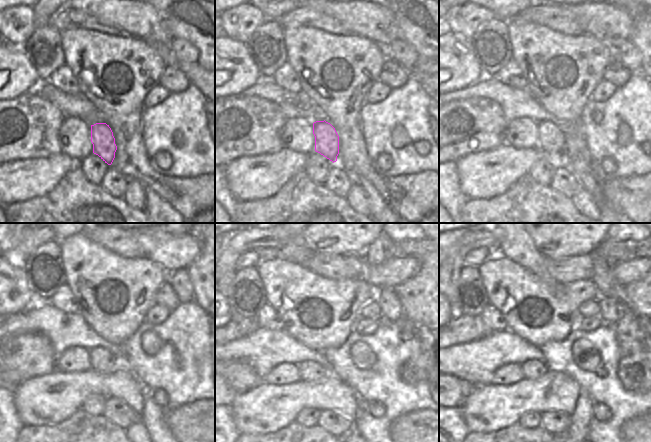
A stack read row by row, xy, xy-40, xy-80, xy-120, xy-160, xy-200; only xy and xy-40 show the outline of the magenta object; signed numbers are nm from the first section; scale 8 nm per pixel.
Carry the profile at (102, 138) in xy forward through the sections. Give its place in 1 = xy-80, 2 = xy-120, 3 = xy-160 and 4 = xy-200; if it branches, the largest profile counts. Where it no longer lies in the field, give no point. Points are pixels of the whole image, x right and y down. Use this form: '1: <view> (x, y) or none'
1: xy-80 (551, 139)
2: xy-120 (104, 362)
3: xy-160 (309, 370)
4: xy-200 (532, 369)

